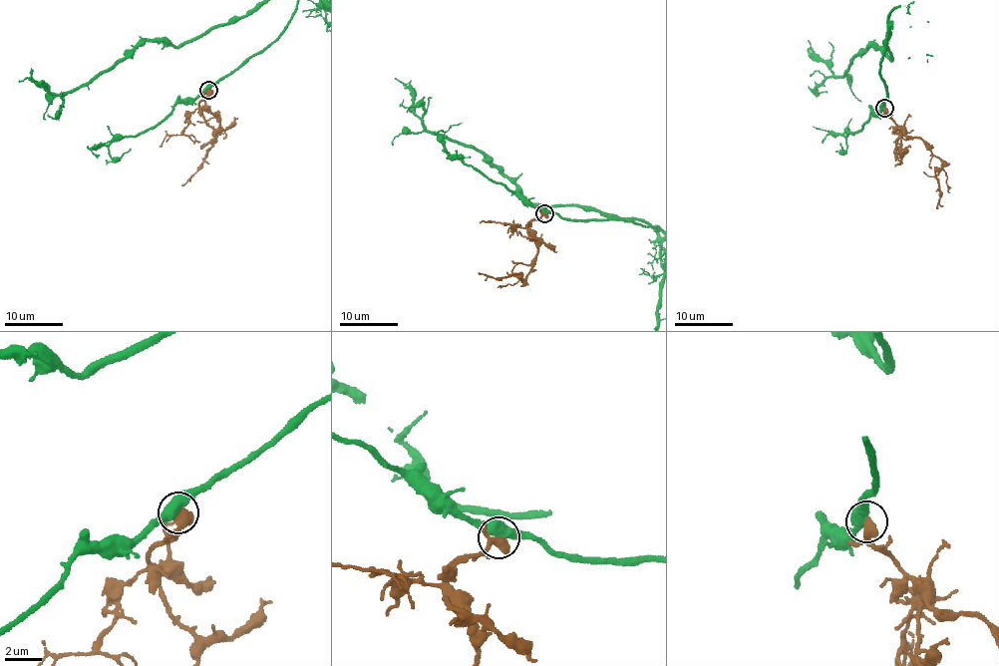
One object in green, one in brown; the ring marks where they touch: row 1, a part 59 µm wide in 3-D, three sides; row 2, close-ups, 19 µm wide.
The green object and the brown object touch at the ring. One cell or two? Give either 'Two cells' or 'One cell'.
Two cells

